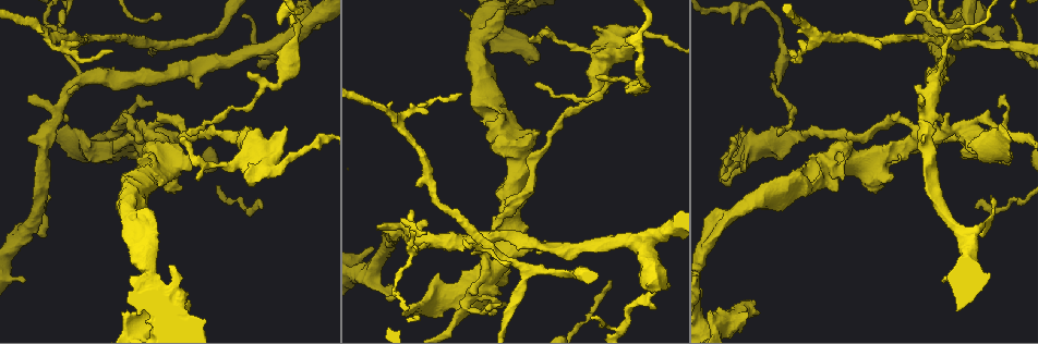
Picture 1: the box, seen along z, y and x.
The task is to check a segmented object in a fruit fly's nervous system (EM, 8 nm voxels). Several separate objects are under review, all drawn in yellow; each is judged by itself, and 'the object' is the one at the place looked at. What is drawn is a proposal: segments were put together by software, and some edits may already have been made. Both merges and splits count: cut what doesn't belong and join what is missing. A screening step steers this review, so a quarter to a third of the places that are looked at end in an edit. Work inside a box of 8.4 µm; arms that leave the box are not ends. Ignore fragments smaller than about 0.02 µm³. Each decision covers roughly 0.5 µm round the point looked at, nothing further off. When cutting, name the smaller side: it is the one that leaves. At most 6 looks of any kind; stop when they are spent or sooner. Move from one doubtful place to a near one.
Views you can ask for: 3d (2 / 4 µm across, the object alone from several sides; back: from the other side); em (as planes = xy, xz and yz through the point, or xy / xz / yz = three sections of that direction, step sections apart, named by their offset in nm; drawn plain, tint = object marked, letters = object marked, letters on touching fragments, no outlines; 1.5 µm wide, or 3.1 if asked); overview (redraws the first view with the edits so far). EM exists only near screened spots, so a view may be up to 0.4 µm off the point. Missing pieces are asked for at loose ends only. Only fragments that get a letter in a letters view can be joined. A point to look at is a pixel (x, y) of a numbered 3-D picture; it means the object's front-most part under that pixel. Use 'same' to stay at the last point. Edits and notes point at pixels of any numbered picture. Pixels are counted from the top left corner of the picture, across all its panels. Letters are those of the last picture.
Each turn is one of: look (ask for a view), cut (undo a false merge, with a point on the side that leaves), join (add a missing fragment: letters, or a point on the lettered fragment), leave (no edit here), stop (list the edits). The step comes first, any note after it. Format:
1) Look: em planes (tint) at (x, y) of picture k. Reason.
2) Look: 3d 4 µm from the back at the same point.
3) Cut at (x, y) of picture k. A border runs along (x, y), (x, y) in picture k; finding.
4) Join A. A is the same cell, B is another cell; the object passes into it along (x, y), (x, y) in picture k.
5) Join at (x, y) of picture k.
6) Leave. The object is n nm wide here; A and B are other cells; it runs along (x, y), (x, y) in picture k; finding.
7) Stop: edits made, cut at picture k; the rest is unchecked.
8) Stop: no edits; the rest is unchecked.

Look: 3d 2 µm at (1009, 141) of picture 1. Branch stops here.

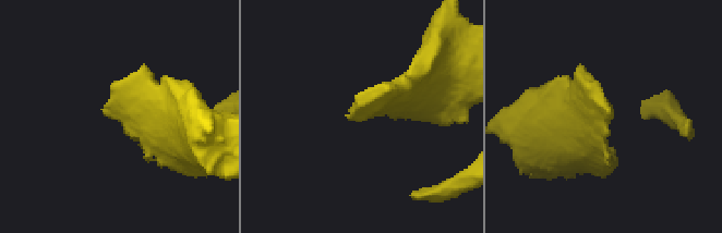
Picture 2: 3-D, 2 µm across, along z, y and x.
Look: em planes (letters) at (608, 112) of picture 2.

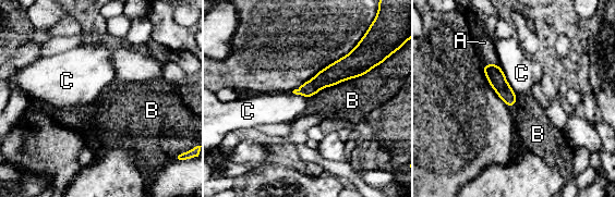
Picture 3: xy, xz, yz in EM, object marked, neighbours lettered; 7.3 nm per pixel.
Join A. A is the same cell, B and C are other cells; the neuron continues.

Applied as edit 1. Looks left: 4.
Look: overview. See it whole again.

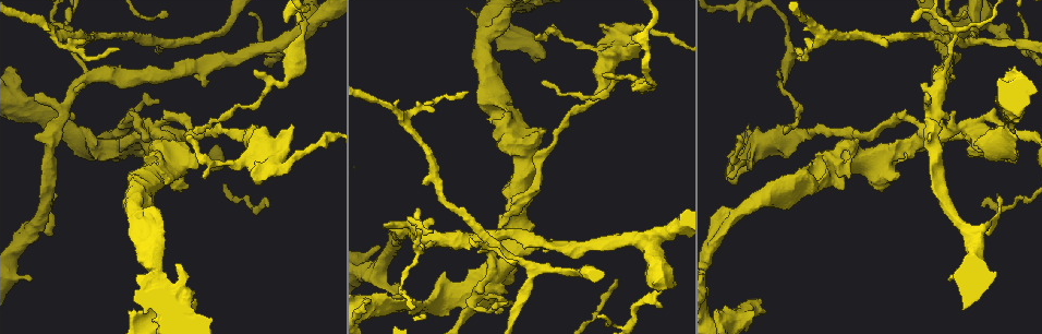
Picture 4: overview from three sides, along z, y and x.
Look: 3d 4 µm at (794, 49) of picture 4. An open end.

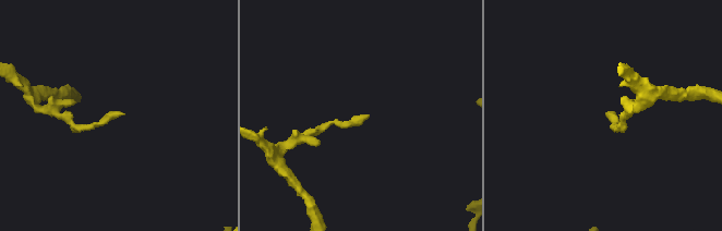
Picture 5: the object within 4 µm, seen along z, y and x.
Look: em planes (letters) at (367, 117) of picture 5. Now the EM.

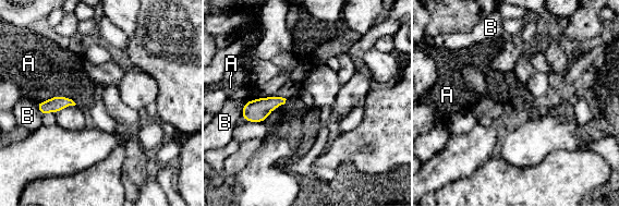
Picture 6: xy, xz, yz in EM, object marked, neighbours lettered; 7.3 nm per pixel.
Leave. A and B are other cells; a border runs along (35, 102), (67, 96), (76, 104) in picture 6; none of them fits.

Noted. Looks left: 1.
Stop: edits made, join at picture 3; the rest is unchecked.

